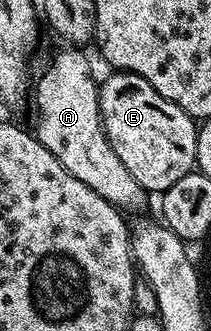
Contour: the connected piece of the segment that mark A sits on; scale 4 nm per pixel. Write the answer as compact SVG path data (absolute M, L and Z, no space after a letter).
M65 49L53 59L53 64L45 71L41 80L36 80L35 95L37 91L37 128L35 134L41 142L75 177L83 181L87 189L95 189L103 201L122 213L141 211L145 207L147 192L144 187L127 173L127 165L115 157L109 139L105 136L105 128L101 126L101 110L97 101L99 90L98 80L93 80L89 72L89 63L85 60L84 50Z

